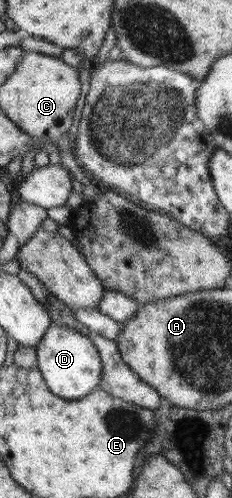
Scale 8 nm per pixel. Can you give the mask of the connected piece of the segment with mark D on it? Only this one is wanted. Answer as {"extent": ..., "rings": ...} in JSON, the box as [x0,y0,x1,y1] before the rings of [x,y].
{"extent":[37,324,103,400],"rings":[[[53,324],[37,344],[37,368],[41,371],[47,387],[60,398],[80,400],[96,389],[103,378],[103,363],[97,347],[89,337],[75,329]]]}

